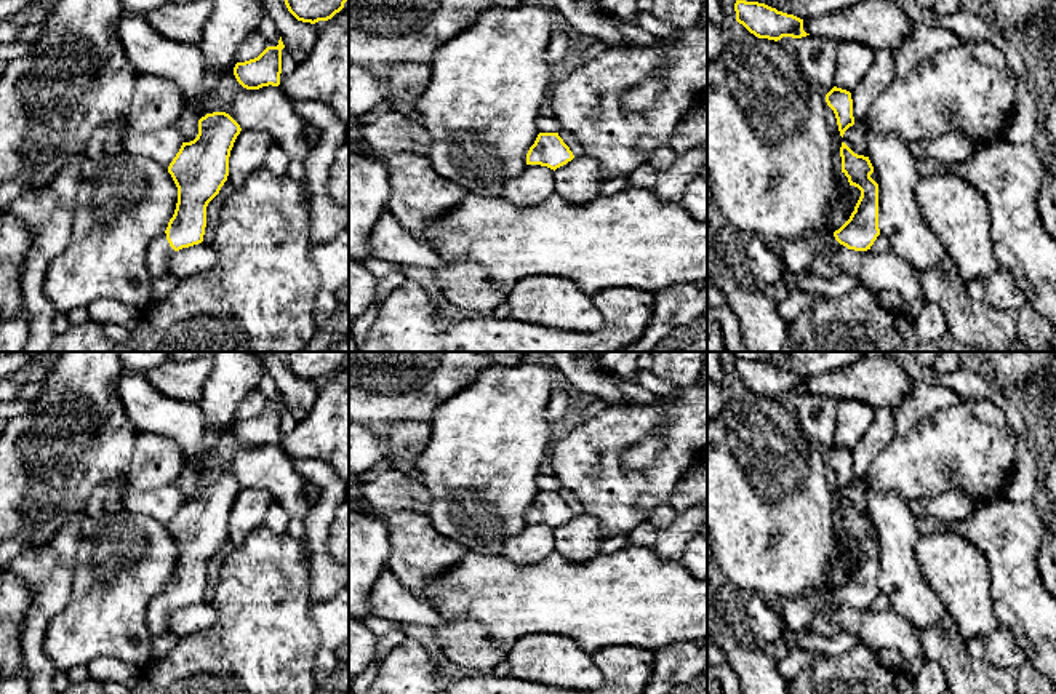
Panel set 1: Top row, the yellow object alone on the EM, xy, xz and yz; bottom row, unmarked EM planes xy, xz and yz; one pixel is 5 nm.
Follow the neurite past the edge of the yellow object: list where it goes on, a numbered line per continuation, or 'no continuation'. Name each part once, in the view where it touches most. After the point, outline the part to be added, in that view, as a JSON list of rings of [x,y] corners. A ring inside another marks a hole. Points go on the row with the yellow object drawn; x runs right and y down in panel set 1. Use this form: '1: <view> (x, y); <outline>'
1: yz (821, 266); [[[832,233],[829,238],[829,245],[821,253],[816,254],[814,261],[805,272],[824,278],[837,277],[840,272],[830,264],[830,256],[835,251],[842,251],[842,249],[848,249],[848,248],[840,245]]]

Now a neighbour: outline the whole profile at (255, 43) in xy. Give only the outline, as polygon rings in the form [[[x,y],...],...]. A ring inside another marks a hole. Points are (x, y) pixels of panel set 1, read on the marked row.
[[[259,29],[253,30],[238,46],[237,62],[258,58],[267,48],[267,42]]]

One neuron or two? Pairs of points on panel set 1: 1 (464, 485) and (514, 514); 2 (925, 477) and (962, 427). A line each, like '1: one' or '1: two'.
1: one
2: one

